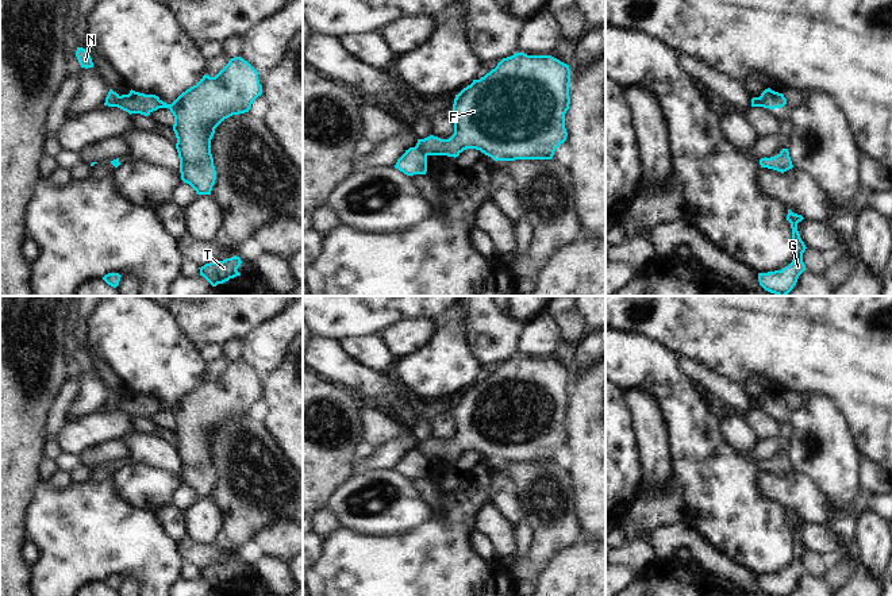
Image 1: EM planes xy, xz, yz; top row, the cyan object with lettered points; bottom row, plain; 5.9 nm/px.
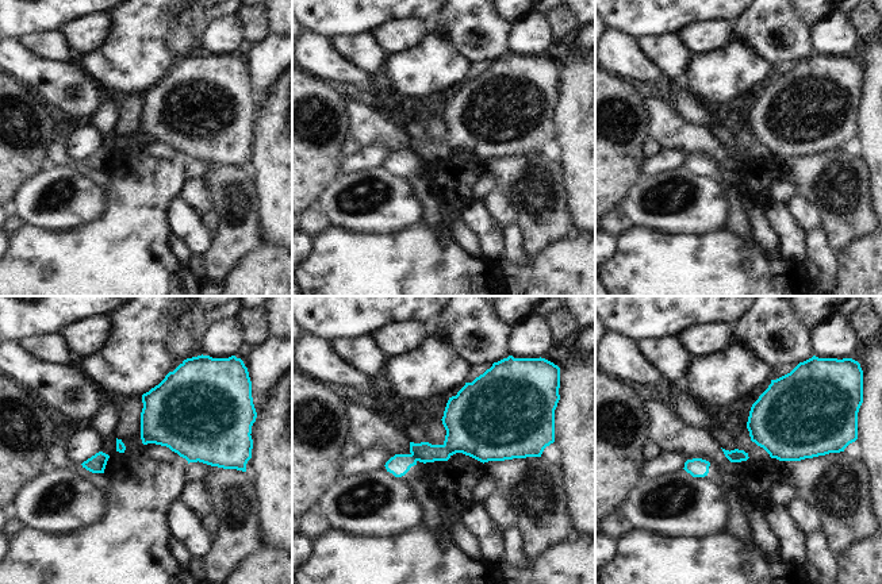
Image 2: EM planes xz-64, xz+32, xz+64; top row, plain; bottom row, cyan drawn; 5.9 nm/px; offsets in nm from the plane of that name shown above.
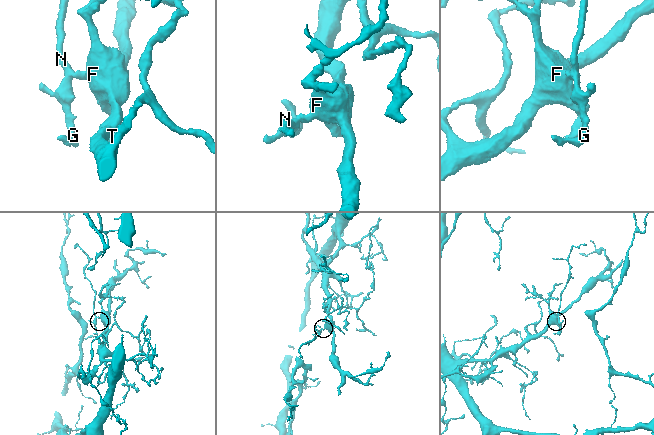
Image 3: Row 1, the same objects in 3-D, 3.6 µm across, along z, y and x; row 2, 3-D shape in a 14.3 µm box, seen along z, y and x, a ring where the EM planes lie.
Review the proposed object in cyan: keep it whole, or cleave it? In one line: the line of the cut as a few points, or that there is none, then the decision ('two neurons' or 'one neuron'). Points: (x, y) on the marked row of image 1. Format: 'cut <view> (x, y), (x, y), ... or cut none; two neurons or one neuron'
cut xz (415, 146), (426, 156); two neurons

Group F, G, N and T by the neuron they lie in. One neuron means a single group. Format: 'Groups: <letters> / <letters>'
Groups: F T / G N.

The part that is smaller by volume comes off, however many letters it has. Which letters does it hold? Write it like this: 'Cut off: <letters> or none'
Cut off: G, N

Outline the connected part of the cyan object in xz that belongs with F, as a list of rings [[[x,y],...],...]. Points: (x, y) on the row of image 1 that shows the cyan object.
[[[516,53],[503,58],[495,69],[455,95],[454,134],[449,139],[434,135],[418,139],[416,147],[426,155],[454,158],[466,149],[476,149],[495,161],[551,159],[568,136],[569,84],[569,65],[551,55]]]

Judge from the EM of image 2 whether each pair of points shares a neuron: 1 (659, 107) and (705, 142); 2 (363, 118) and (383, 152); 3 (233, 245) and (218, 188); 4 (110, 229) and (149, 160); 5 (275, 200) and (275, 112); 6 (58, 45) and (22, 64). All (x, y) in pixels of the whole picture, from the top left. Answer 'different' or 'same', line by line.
1: same
2: different
3: same
4: same
5: same
6: different

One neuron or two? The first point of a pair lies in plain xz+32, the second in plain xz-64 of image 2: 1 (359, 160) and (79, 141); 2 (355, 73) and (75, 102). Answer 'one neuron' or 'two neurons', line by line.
1: one neuron
2: one neuron

